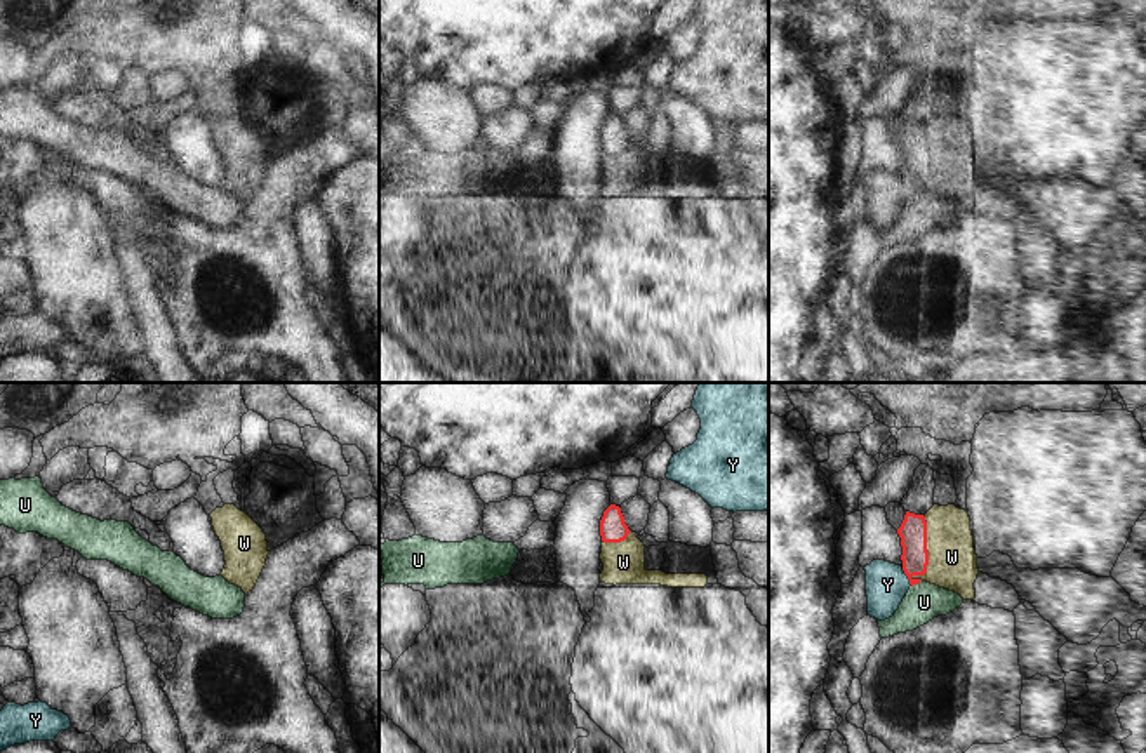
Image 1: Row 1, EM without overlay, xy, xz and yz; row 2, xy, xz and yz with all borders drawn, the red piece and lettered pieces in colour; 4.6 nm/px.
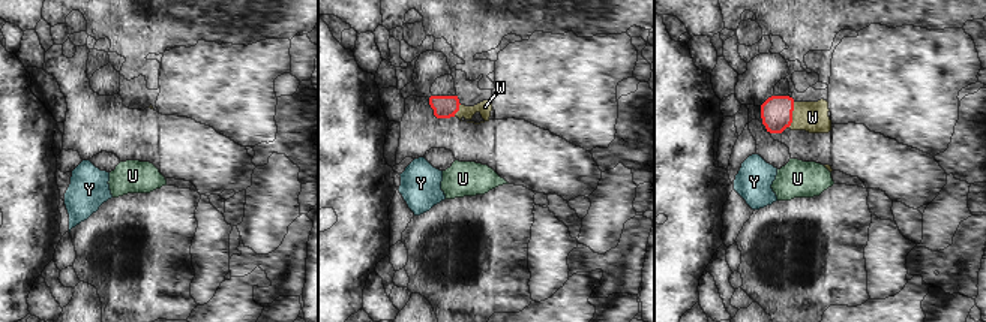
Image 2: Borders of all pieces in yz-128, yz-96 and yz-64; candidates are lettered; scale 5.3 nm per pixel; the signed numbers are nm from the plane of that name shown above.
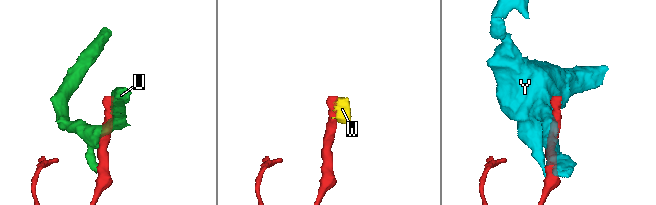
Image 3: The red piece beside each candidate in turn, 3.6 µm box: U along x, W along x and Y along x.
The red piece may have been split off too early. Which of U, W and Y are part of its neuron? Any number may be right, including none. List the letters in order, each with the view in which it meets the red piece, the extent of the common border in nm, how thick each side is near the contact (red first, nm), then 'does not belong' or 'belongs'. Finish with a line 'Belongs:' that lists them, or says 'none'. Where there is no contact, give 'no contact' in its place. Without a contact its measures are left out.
U: contact in yz; length 60 nm; calibres 130 and 170 nm; does not belong
W: contact in yz; length 300 nm; calibres 130 and 220 nm; belongs
Y: contact in yz; length 100 nm; calibres 130 and 190 nm; does not belong
Belongs: W

